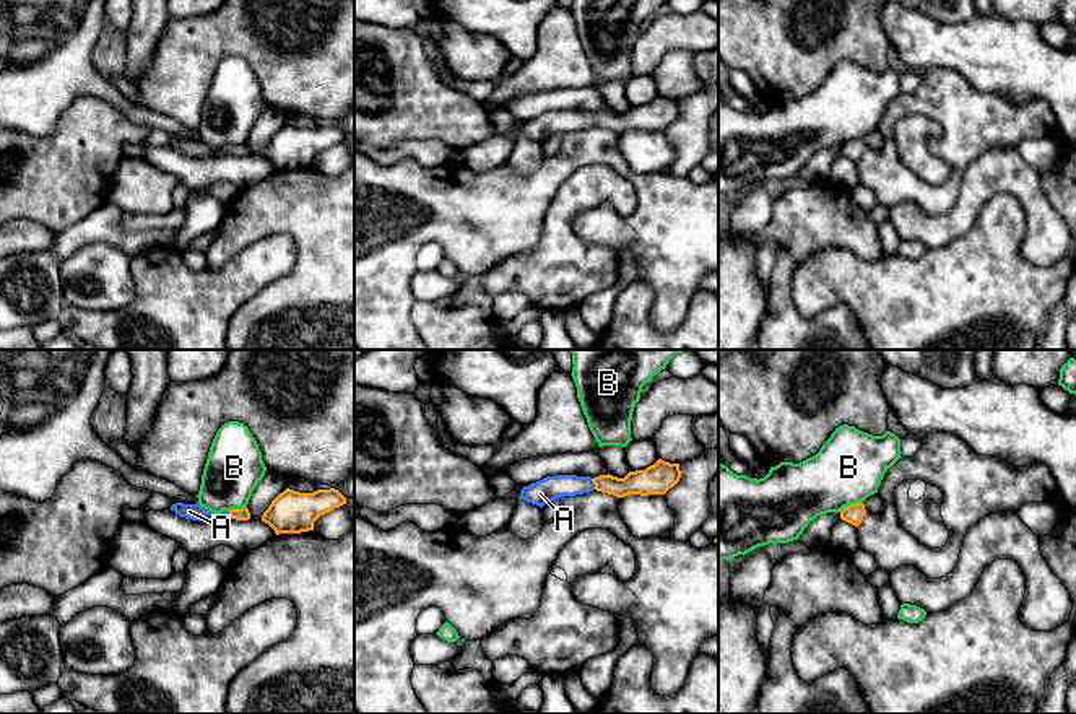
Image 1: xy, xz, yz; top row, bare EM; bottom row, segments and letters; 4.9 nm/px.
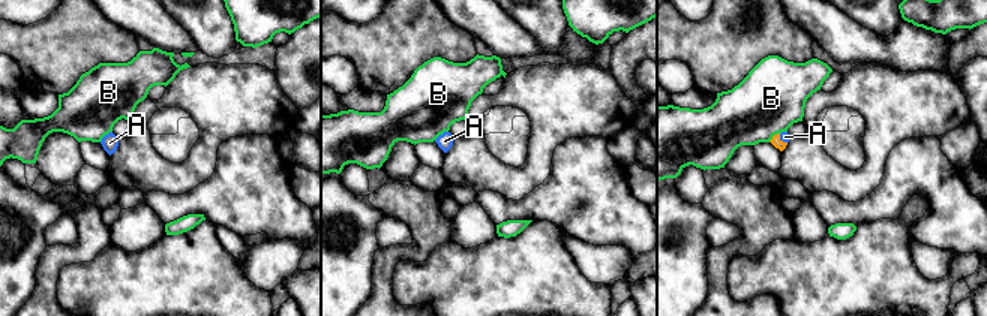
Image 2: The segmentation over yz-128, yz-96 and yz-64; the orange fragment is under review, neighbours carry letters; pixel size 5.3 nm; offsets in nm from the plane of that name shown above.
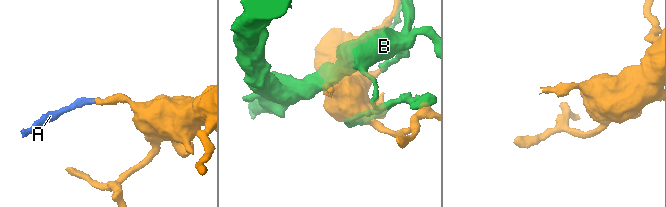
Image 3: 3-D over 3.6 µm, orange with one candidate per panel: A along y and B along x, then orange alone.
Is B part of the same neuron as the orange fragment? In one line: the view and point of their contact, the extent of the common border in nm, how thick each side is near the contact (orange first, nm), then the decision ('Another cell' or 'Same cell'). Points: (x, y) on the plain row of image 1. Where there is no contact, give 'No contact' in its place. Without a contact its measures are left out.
Touches orange at yz (850, 140). Shared border 130 nm. Thickness 100 nm (orange) against 340 nm. Another cell

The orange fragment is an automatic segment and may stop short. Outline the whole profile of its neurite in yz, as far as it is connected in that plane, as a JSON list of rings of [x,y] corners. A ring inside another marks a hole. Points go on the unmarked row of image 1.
[[[855,138],[840,146],[840,155],[858,163],[866,150],[863,138]]]

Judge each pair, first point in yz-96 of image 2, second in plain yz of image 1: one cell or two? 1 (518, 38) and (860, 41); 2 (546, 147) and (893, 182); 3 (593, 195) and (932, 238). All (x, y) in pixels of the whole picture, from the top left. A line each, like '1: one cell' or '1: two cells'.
1: two cells
2: one cell
3: one cell

